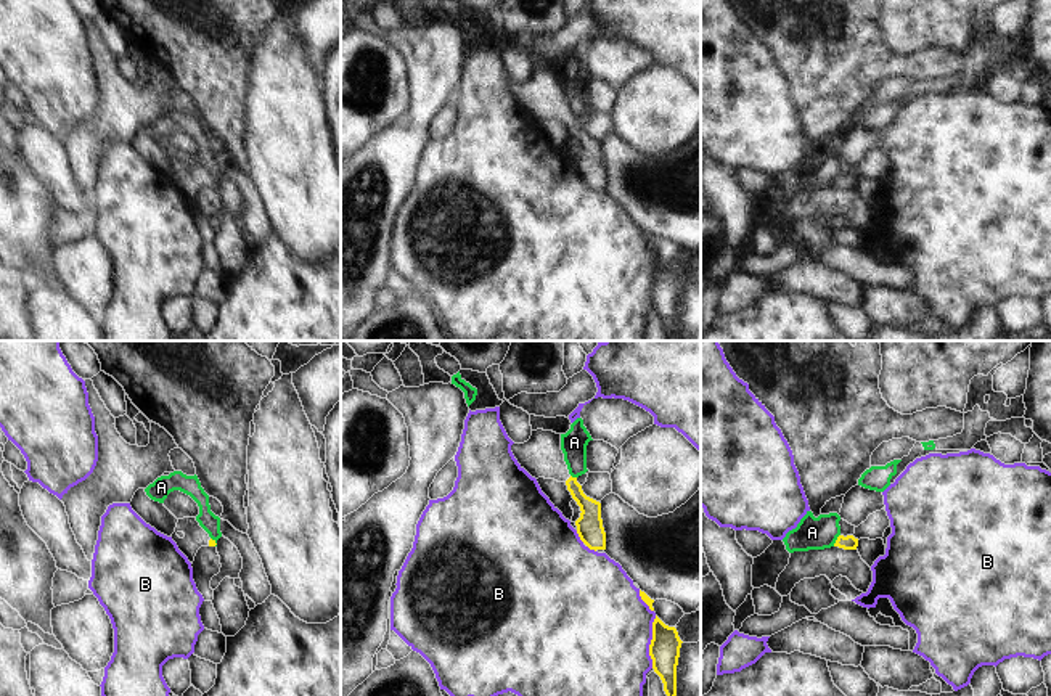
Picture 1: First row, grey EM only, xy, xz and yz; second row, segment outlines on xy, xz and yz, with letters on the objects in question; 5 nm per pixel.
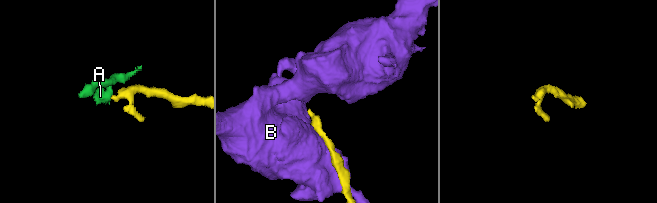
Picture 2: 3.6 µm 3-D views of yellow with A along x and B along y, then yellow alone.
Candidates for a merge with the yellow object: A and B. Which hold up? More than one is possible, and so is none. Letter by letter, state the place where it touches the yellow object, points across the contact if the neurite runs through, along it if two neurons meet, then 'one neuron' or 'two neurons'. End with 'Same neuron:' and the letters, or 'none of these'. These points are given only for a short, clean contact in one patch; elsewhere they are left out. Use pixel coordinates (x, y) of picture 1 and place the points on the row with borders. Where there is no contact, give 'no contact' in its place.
A: contact yz (836, 540); border yz (839, 534), (833, 545); two neurons
B: contact xz (651, 642); two neurons
Same neuron: none of these

